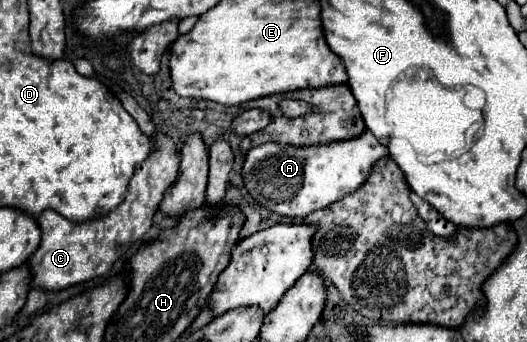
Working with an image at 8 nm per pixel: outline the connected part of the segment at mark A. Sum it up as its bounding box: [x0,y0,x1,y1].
[242,132,388,218]

